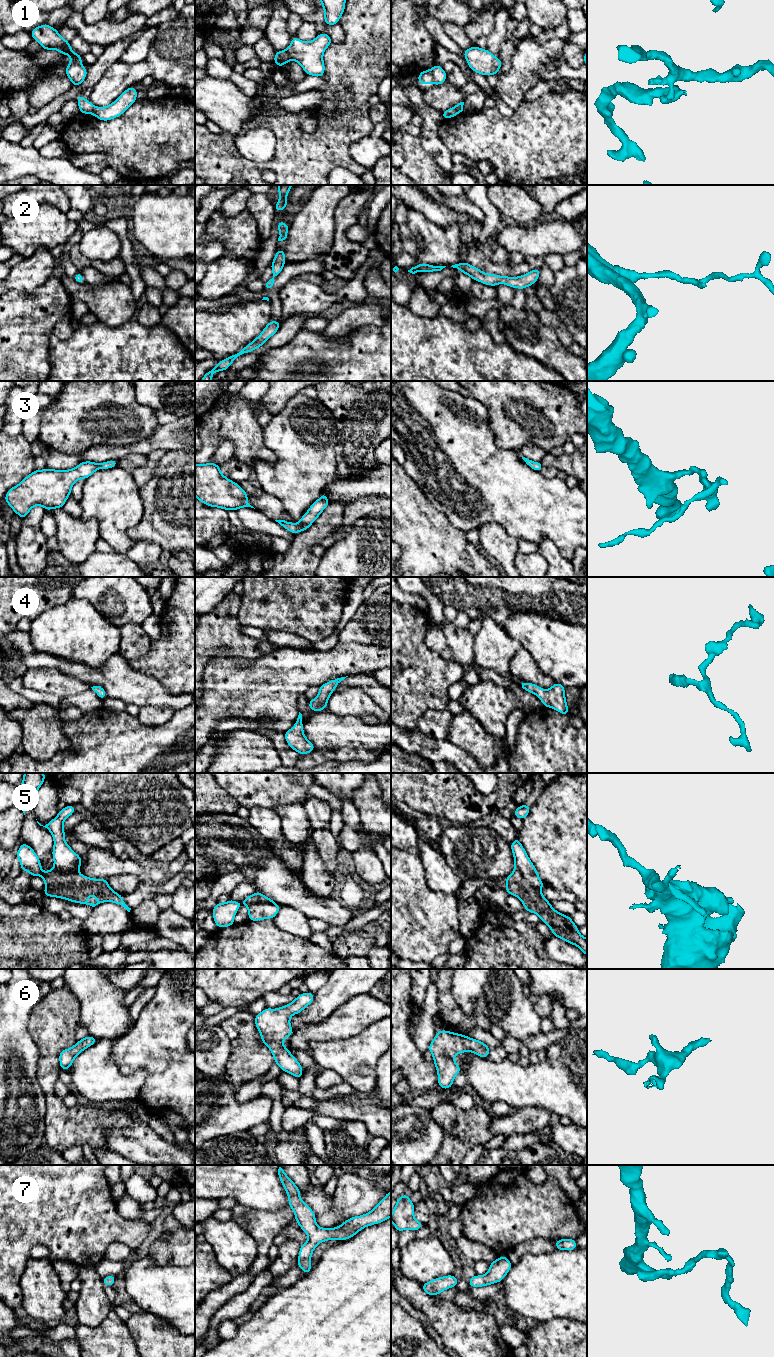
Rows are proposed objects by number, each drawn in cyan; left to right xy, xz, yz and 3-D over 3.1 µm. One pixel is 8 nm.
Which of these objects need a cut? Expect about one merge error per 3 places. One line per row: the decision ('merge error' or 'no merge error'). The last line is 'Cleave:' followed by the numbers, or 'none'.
1: merge error
2: no merge error
3: no merge error
4: no merge error
5: merge error
6: no merge error
7: no merge error
Cleave: 1, 5

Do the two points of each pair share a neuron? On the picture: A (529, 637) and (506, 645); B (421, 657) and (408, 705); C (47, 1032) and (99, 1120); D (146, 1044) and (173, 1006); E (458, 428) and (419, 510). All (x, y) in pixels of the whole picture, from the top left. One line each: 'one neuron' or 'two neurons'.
A: two neurons
B: one neuron
C: one neuron
D: one neuron
E: two neurons

